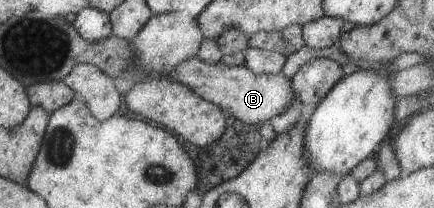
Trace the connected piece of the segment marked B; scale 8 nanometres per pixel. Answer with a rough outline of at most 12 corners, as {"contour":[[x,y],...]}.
{"contour":[[197,56],[165,75],[227,116],[261,124],[295,95],[289,79]]}

